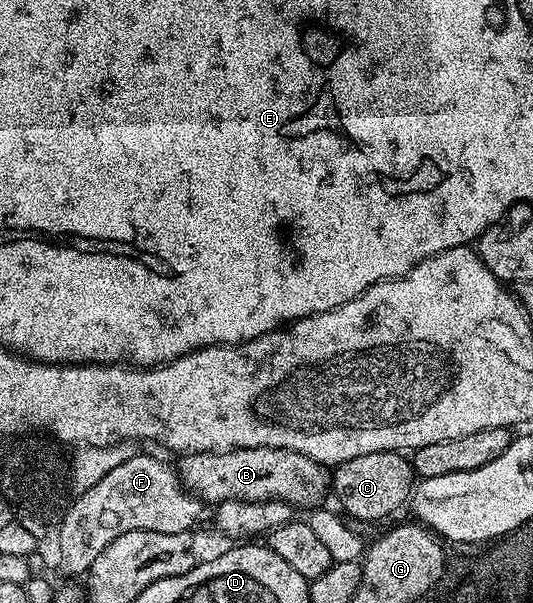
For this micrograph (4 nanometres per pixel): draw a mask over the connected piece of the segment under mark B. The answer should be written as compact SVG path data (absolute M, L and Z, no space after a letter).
M234 448L230 452L191 452L177 461L176 471L182 485L199 500L210 506L223 504L225 500L283 500L295 506L317 505L322 491L328 484L322 481L323 469L304 454L283 448Z

